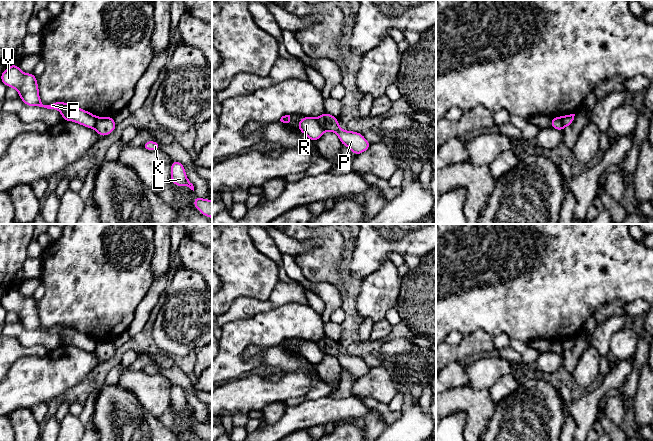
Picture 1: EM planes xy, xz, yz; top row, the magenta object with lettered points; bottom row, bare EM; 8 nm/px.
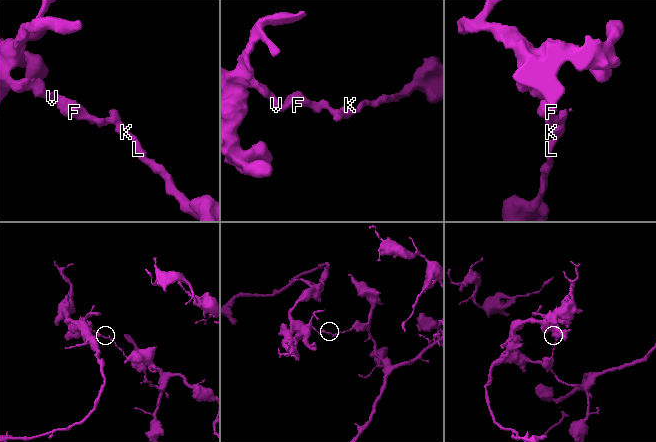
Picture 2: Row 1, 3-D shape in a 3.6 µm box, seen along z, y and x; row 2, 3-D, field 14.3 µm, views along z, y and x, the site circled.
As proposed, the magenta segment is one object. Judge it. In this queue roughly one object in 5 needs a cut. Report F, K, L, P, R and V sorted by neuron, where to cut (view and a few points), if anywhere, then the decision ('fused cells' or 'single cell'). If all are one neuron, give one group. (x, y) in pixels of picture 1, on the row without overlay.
F R V / K L P | xy (98, 341), (94, 352) | fused cells

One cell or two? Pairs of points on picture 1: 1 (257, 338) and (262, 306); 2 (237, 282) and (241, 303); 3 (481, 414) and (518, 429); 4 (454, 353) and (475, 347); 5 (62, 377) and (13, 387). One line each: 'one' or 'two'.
1: two
2: two
3: two
4: one
5: one

